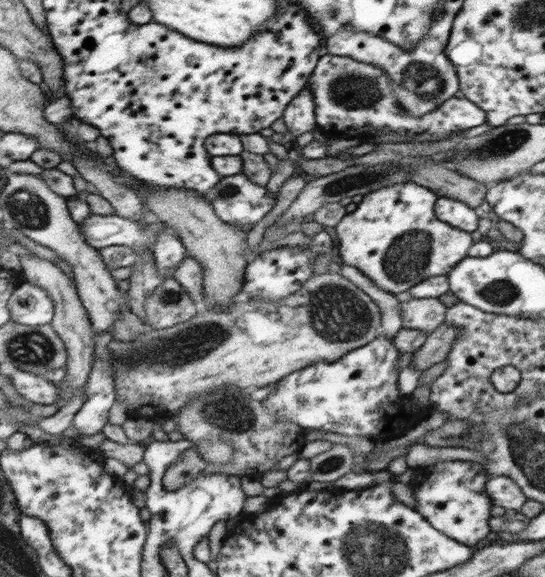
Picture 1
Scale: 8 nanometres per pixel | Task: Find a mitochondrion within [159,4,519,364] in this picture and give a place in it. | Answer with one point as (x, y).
(336, 314)

